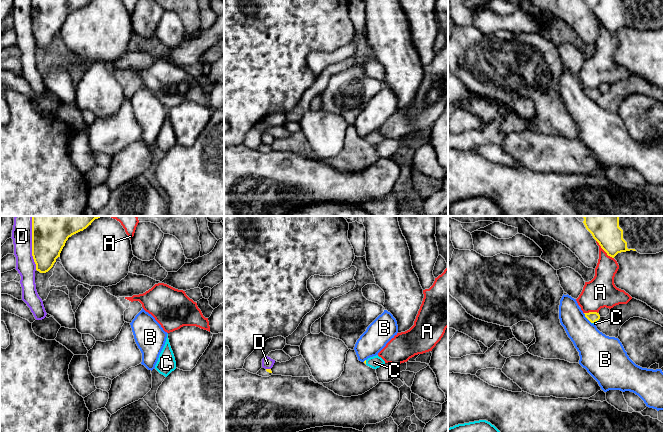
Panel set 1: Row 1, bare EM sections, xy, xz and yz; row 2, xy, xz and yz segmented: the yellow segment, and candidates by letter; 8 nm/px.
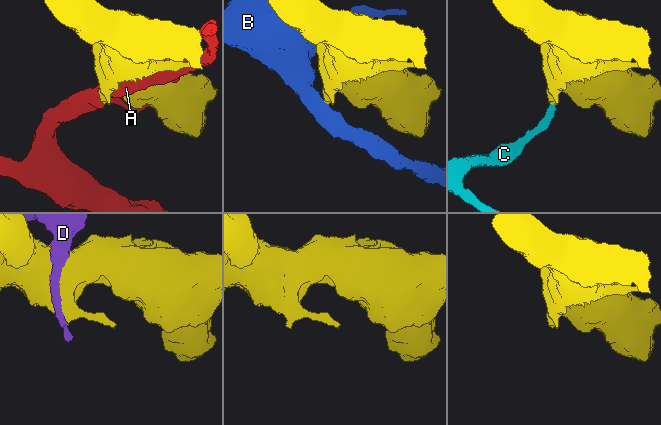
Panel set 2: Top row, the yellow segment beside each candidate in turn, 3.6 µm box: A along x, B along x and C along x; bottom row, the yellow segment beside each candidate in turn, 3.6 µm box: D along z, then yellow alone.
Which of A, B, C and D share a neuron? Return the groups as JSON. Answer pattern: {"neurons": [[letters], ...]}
{"neurons": [["A"], ["B"], ["C"], ["D"]]}

